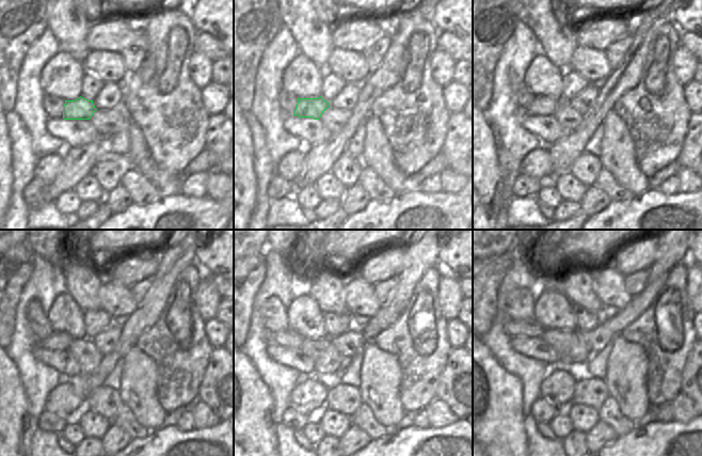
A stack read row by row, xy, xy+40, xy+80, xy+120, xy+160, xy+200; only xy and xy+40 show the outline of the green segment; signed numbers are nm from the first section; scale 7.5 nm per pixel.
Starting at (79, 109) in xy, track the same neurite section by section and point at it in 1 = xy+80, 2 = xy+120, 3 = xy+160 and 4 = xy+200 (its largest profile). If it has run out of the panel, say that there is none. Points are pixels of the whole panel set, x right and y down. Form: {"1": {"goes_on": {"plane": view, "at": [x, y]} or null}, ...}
{"1": {"goes_on": {"plane": "xy+80", "at": [541, 105]}}, "2": {"goes_on": {"plane": "xy+120", "at": [58, 341]}}, "3": {"goes_on": {"plane": "xy+160", "at": [289, 339]}}, "4": {"goes_on": {"plane": "xy+200", "at": [531, 328]}}}

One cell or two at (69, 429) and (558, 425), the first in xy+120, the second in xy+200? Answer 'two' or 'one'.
one

